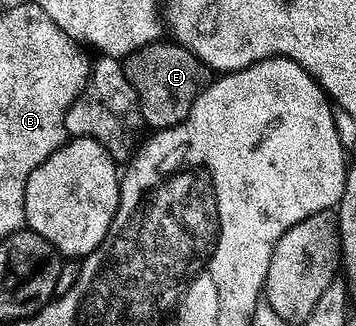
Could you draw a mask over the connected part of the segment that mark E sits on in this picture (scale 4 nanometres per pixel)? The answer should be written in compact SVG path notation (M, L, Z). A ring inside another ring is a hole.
M165 38L155 40L152 44L140 48L139 51L132 52L127 57L127 64L129 64L127 79L130 86L137 92L137 99L141 102L142 119L146 125L150 124L150 129L153 130L173 128L183 123L191 114L192 104L197 96L204 91L211 80L211 70L200 58L191 54L191 50L187 50L182 44L170 42Z

